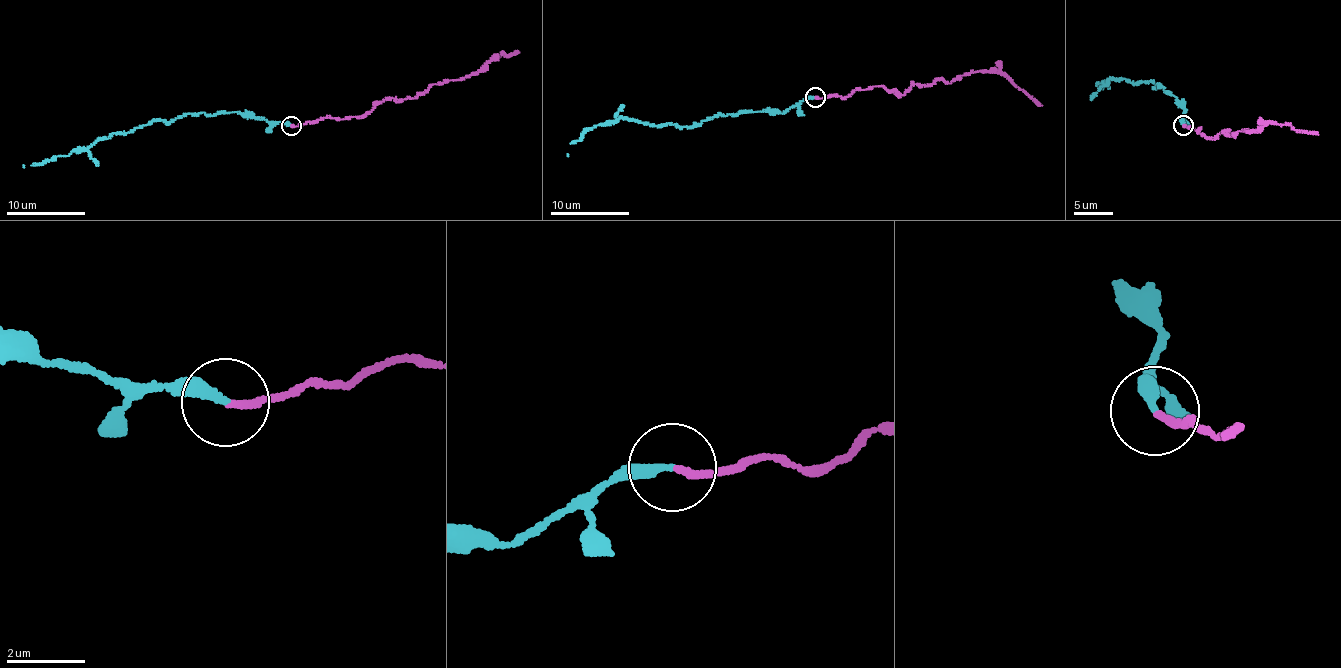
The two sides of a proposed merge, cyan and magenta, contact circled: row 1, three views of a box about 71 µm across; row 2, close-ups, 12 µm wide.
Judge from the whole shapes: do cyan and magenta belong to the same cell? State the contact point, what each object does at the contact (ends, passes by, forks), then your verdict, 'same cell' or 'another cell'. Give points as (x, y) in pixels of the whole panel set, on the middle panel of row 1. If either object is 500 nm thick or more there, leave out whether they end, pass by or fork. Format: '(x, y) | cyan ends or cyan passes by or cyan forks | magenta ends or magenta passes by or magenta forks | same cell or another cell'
(815, 97) | cyan ends | magenta ends | another cell

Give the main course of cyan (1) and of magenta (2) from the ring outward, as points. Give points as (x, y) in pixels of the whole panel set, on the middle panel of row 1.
1: (815, 96), (781, 113), (707, 117), (697, 126), (620, 118), (584, 128), (568, 156)
2: (815, 96), (847, 97), (881, 86), (901, 95), (920, 84), (949, 83), (995, 69), (1042, 105)

